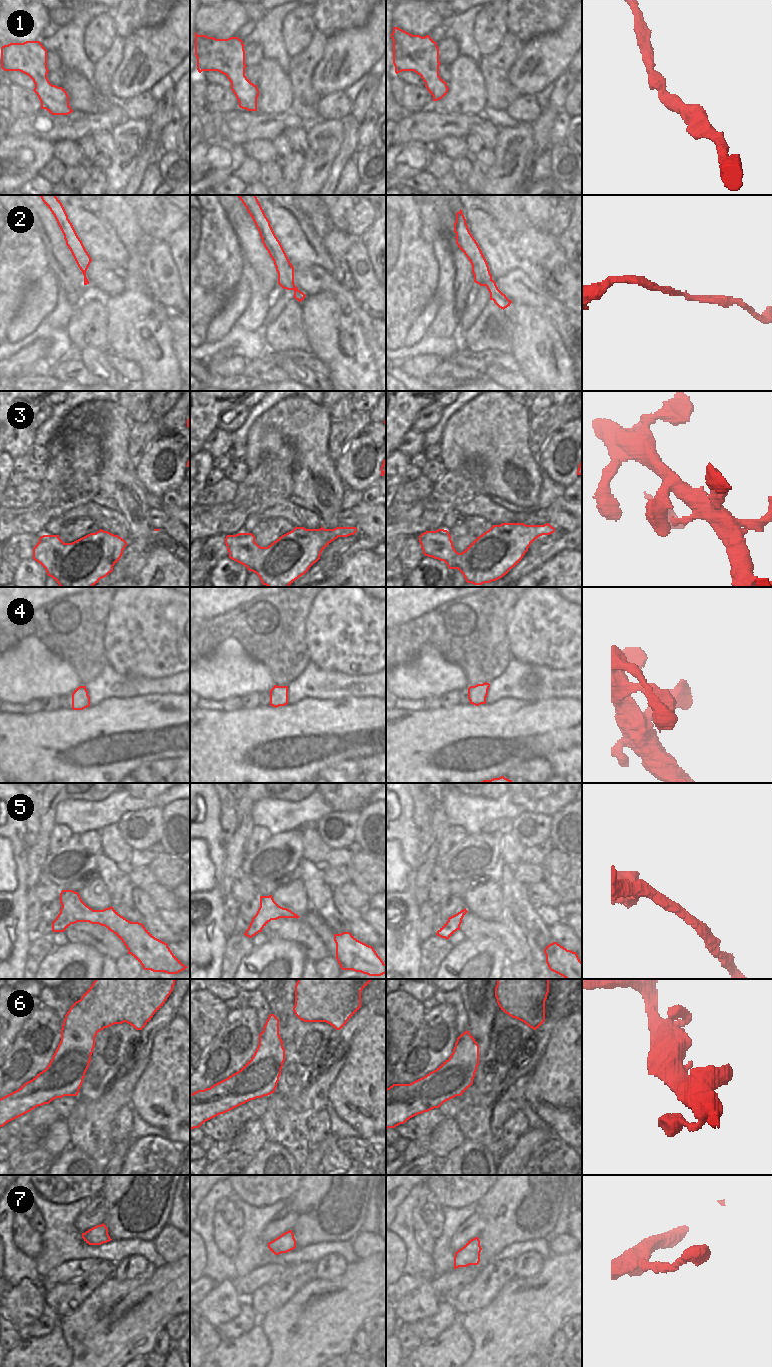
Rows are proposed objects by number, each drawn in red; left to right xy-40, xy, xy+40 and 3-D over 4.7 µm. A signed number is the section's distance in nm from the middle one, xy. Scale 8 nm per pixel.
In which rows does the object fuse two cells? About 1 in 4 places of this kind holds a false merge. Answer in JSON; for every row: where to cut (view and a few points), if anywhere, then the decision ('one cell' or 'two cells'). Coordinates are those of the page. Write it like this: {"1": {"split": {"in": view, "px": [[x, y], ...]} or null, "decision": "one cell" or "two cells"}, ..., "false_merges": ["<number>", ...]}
{"1": {"split": null, "decision": "one cell"}, "2": {"split": null, "decision": "one cell"}, "3": {"split": null, "decision": "one cell"}, "4": {"split": null, "decision": "one cell"}, "5": {"split": null, "decision": "one cell"}, "6": {"split": null, "decision": "one cell"}, "7": {"split": null, "decision": "one cell"}, "false_merges": []}

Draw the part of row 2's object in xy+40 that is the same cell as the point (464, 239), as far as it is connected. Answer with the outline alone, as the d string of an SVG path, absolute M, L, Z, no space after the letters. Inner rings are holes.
M461 209L456 213L454 232L456 233L456 244L472 265L474 282L480 286L487 287L490 293L490 300L493 300L499 308L504 310L510 306L512 301L498 289L496 282L492 279L488 263L478 243L470 233Z

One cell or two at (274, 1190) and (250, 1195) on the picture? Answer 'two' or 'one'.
one

